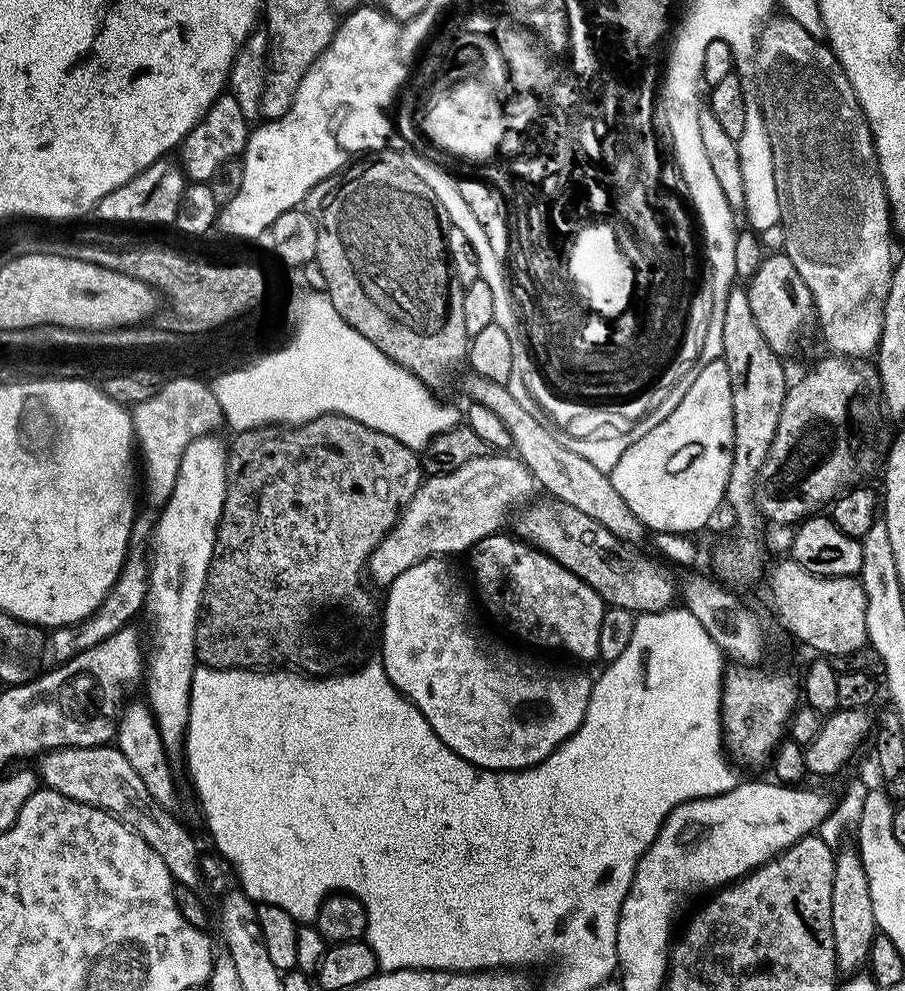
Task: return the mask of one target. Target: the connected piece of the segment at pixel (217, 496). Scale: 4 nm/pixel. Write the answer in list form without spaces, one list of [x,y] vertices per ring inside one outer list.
[[[216,434],[200,436],[182,454],[182,462],[178,466],[178,478],[174,482],[174,490],[170,498],[159,509],[160,517],[157,515],[154,520],[154,531],[150,541],[150,563],[148,565],[148,593],[144,603],[144,612],[148,616],[148,628],[152,631],[152,648],[146,652],[146,685],[148,684],[148,698],[146,704],[152,711],[152,716],[156,720],[158,734],[161,736],[161,742],[168,754],[174,753],[184,742],[184,736],[188,733],[188,714],[190,712],[190,690],[192,689],[192,676],[196,673],[198,661],[196,658],[196,623],[200,621],[200,610],[204,602],[204,584],[208,581],[208,571],[212,565],[212,557],[216,554],[216,531],[222,518],[222,510],[226,502],[228,493],[228,453],[226,451],[225,441],[219,440]]]

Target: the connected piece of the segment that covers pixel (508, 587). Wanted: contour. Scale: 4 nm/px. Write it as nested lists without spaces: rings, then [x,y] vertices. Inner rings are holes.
[[[497,534],[482,538],[470,549],[466,556],[469,566],[472,567],[472,580],[476,583],[477,593],[475,592],[475,595],[478,597],[478,600],[478,595],[480,595],[480,600],[484,603],[485,610],[488,611],[490,615],[497,616],[510,631],[517,632],[526,643],[533,644],[536,648],[553,648],[554,651],[565,652],[566,655],[573,656],[576,660],[599,661],[599,630],[601,629],[606,605],[604,599],[598,594],[598,590],[586,586],[586,582],[582,582],[582,578],[578,578],[578,574],[570,574],[570,570],[566,570],[566,566],[554,562],[554,558],[550,558],[545,552],[539,552],[538,549],[533,548],[530,544],[525,544],[523,540],[517,538],[515,535],[504,535],[505,534]]]

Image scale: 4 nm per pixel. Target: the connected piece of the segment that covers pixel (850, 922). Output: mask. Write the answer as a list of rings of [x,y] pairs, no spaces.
[[[841,847],[836,852],[834,886],[830,888],[830,927],[834,929],[834,954],[841,973],[856,974],[867,965],[870,942],[878,935],[870,887],[857,849]]]

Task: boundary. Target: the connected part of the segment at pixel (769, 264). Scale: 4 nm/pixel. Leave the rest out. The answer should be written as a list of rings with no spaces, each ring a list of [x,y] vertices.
[[[780,250],[773,256],[772,253],[765,255],[756,272],[747,280],[746,287],[750,311],[758,321],[758,330],[762,330],[766,342],[770,342],[770,350],[787,354],[796,344],[796,335],[814,320],[812,295],[798,270],[794,270],[794,262]]]

